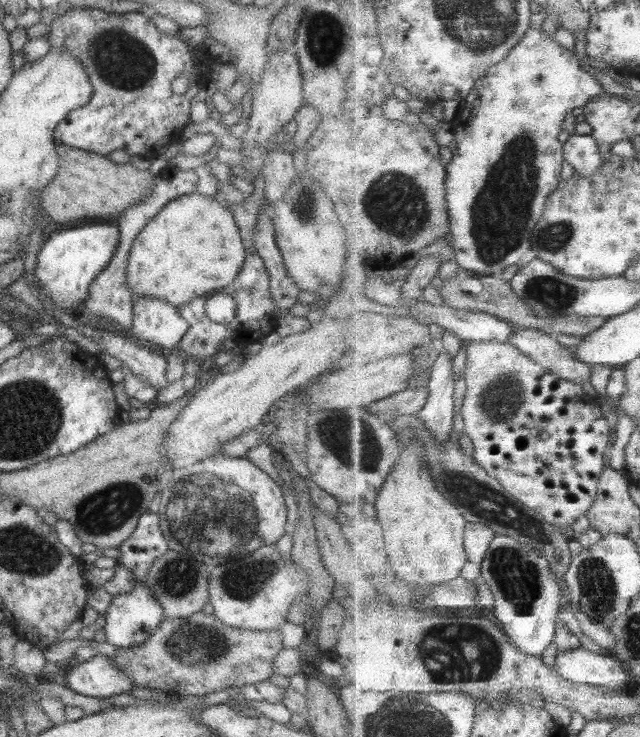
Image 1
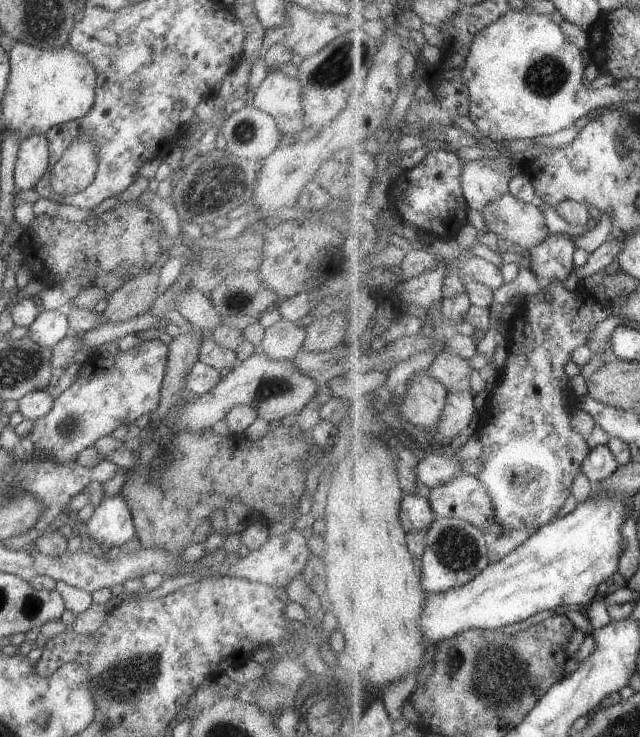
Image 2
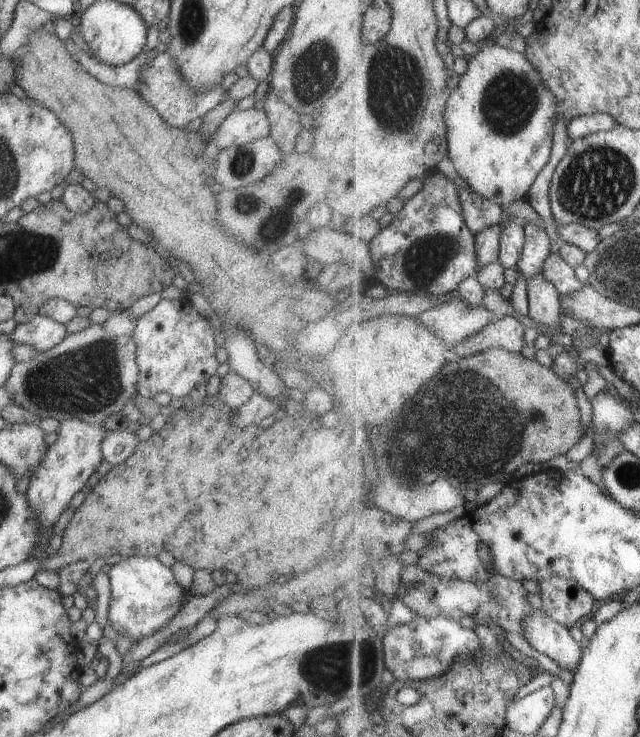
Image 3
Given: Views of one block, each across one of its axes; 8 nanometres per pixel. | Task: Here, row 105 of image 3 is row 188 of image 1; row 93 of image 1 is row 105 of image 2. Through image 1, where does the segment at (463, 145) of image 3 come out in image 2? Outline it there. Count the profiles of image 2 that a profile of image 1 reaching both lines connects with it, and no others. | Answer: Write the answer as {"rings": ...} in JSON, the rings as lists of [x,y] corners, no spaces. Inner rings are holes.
{"rings":[[[532,8],[509,9],[498,21],[483,29],[464,60],[467,88],[470,88],[470,118],[478,132],[501,146],[513,139],[530,139],[548,136],[559,130],[575,126],[575,122],[587,114],[598,112],[613,96],[601,96],[598,90],[585,86],[586,60],[581,48],[567,40],[561,26],[553,20],[551,14],[542,15]]]}

